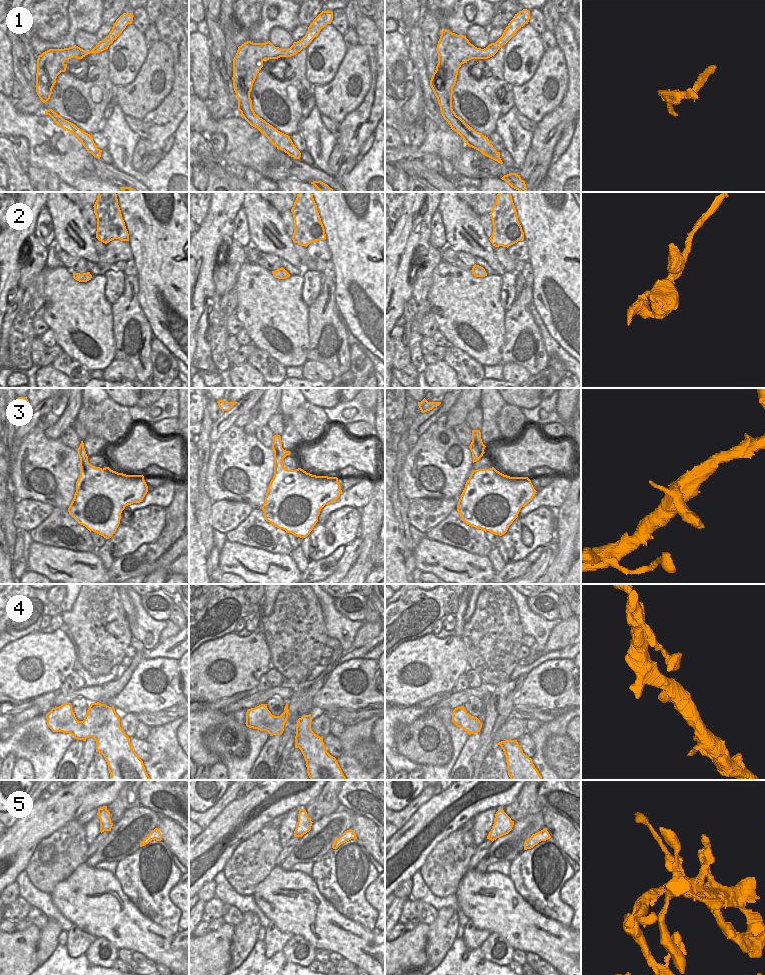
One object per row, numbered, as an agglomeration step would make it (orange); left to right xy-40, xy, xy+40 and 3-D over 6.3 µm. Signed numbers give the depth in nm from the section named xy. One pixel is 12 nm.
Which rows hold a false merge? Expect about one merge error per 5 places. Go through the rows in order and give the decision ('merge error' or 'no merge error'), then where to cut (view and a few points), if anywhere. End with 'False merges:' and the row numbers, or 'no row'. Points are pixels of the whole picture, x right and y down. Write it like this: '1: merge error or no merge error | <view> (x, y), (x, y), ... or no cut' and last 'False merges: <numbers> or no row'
1: no merge error | no cut
2: no merge error | no cut
3: no merge error | no cut
4: no merge error | no cut
5: no merge error | no cut
False merges: no row

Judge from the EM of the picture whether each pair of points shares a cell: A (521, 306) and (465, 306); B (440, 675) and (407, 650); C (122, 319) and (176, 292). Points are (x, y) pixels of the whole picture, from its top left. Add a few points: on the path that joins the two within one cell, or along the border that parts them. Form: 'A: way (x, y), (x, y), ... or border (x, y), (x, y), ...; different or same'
A: border (505, 311), (504, 335); different
B: way (432, 667), (426, 662), (415, 658); same
C: border (137, 286), (137, 300), (151, 331); different

